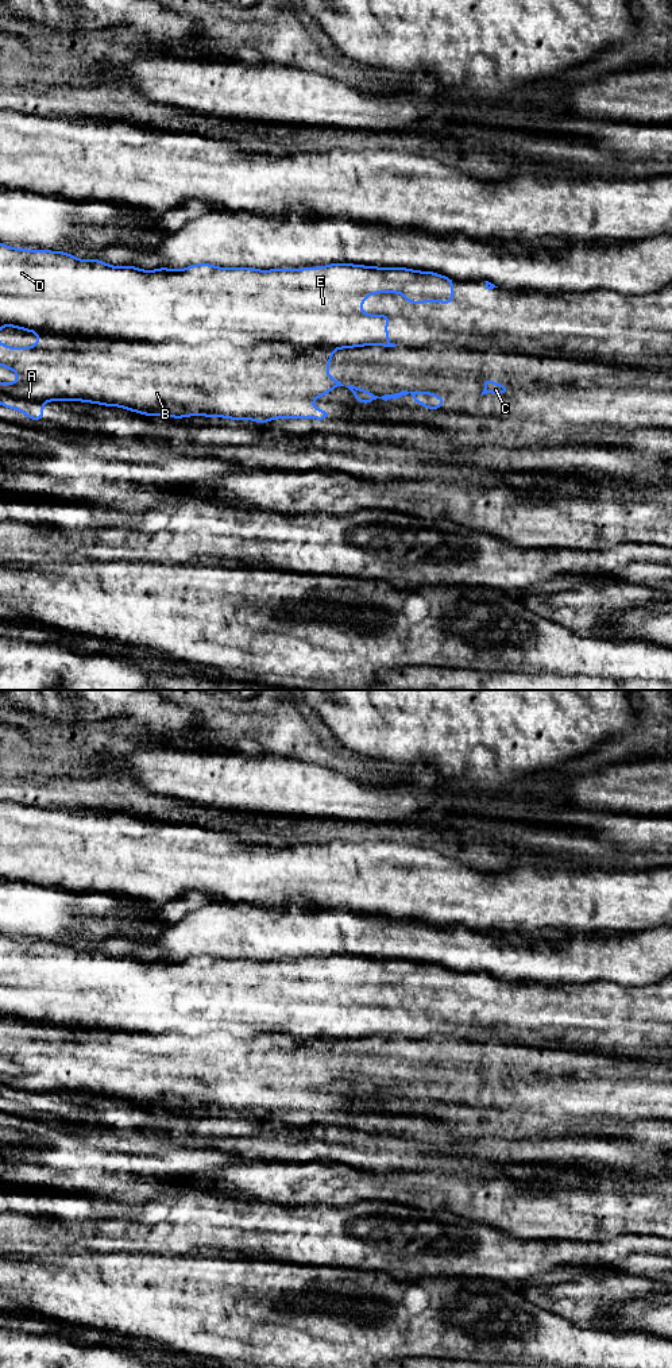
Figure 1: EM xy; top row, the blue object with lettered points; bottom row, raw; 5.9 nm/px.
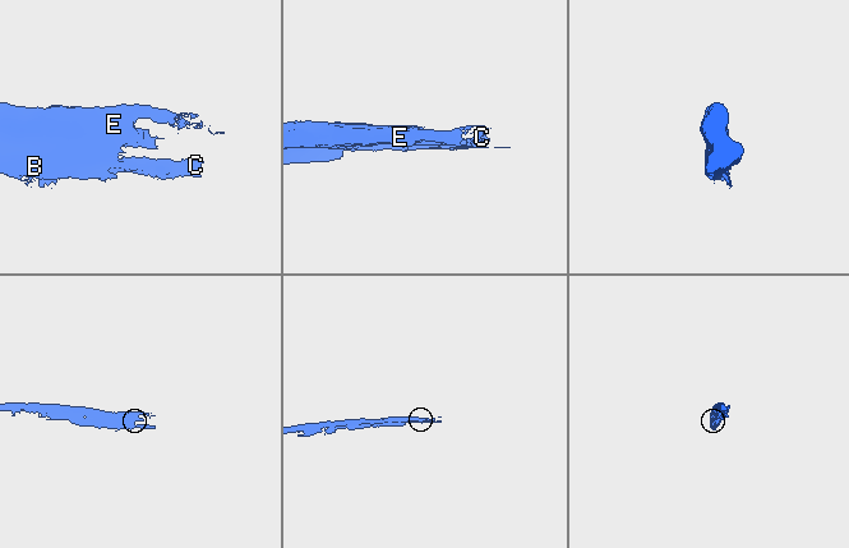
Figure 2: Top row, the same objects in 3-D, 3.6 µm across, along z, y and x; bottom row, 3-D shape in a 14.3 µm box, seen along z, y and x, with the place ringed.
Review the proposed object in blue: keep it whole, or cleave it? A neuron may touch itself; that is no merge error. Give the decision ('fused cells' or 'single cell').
fused cells

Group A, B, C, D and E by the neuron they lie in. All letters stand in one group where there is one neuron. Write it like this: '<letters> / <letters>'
A B C E / D

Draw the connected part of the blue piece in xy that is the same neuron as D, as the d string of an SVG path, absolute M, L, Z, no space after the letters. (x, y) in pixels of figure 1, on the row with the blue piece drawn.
M0 243L0 324L54 330L77 335L135 338L151 342L178 339L198 344L208 339L227 339L233 344L252 346L269 342L291 342L291 292L325 286L325 280L302 278L302 269L258 270L217 267L197 263L182 270L159 267L111 266L99 259L78 259L69 253L26 250Z

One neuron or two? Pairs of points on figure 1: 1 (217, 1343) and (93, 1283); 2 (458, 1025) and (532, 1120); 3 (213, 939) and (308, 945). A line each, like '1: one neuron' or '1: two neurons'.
1: one neuron
2: two neurons
3: one neuron

